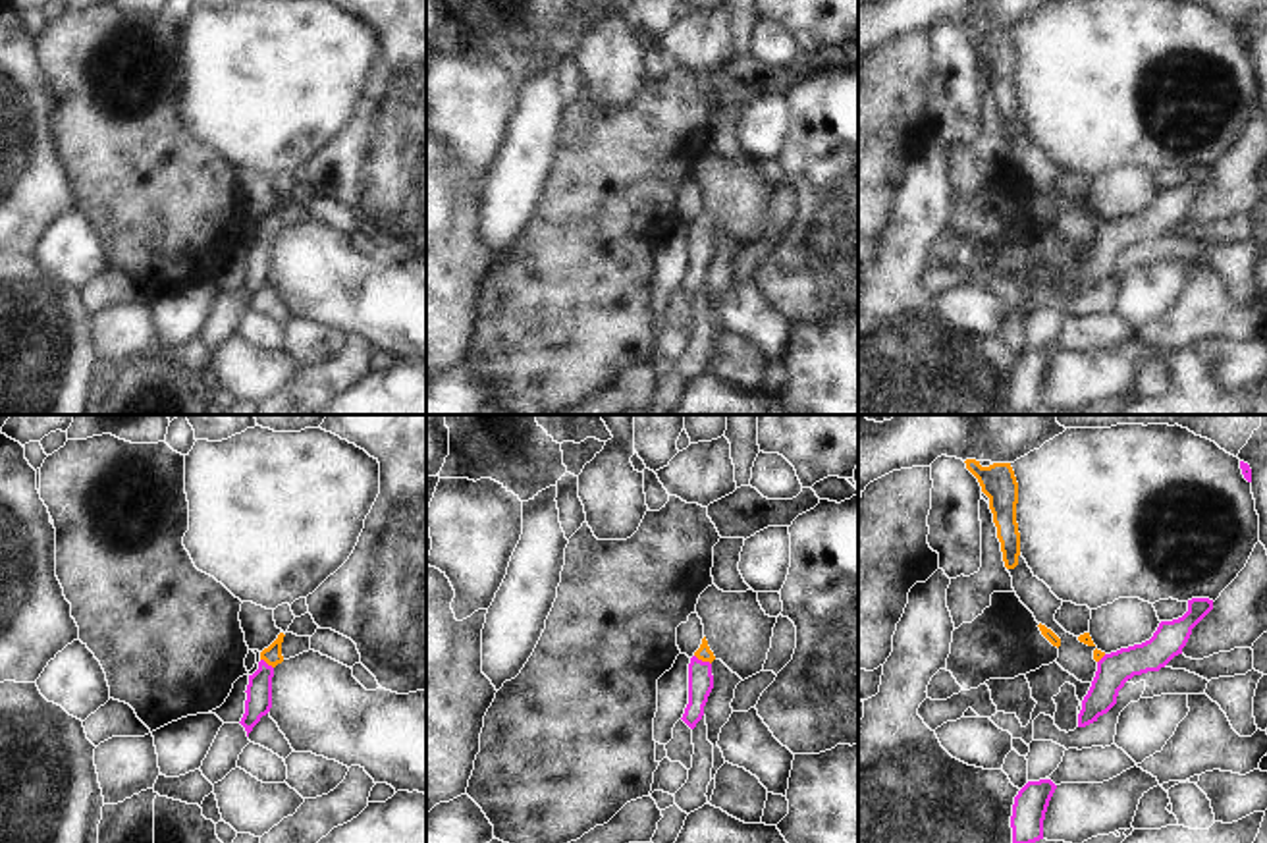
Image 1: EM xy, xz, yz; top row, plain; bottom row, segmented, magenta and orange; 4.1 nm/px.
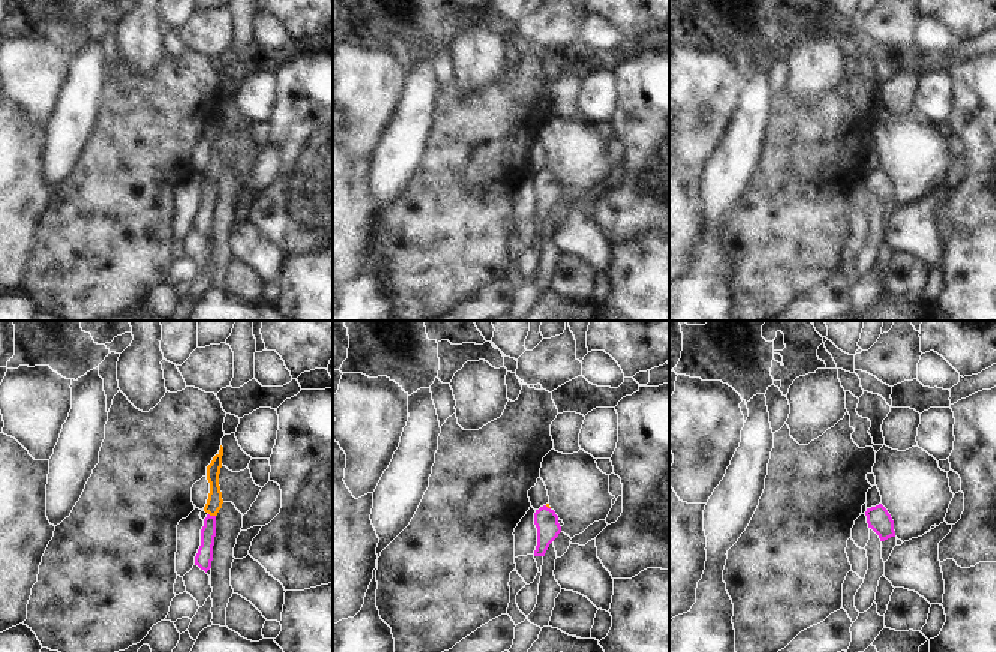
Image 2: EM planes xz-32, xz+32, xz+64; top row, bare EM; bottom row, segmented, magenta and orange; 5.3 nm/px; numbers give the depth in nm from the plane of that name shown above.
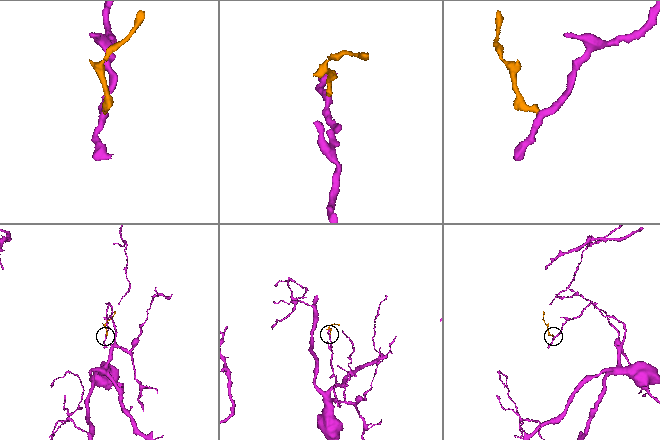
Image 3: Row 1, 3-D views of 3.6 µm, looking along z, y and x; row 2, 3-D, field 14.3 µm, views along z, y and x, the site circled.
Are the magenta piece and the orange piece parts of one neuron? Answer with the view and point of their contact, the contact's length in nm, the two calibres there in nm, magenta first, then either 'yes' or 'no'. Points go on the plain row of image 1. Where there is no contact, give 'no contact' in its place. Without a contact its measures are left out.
meets magenta in xz at (700, 228); contact 80 nm long; 110 nm thick on the magenta side, 60 nm on the other; yes

